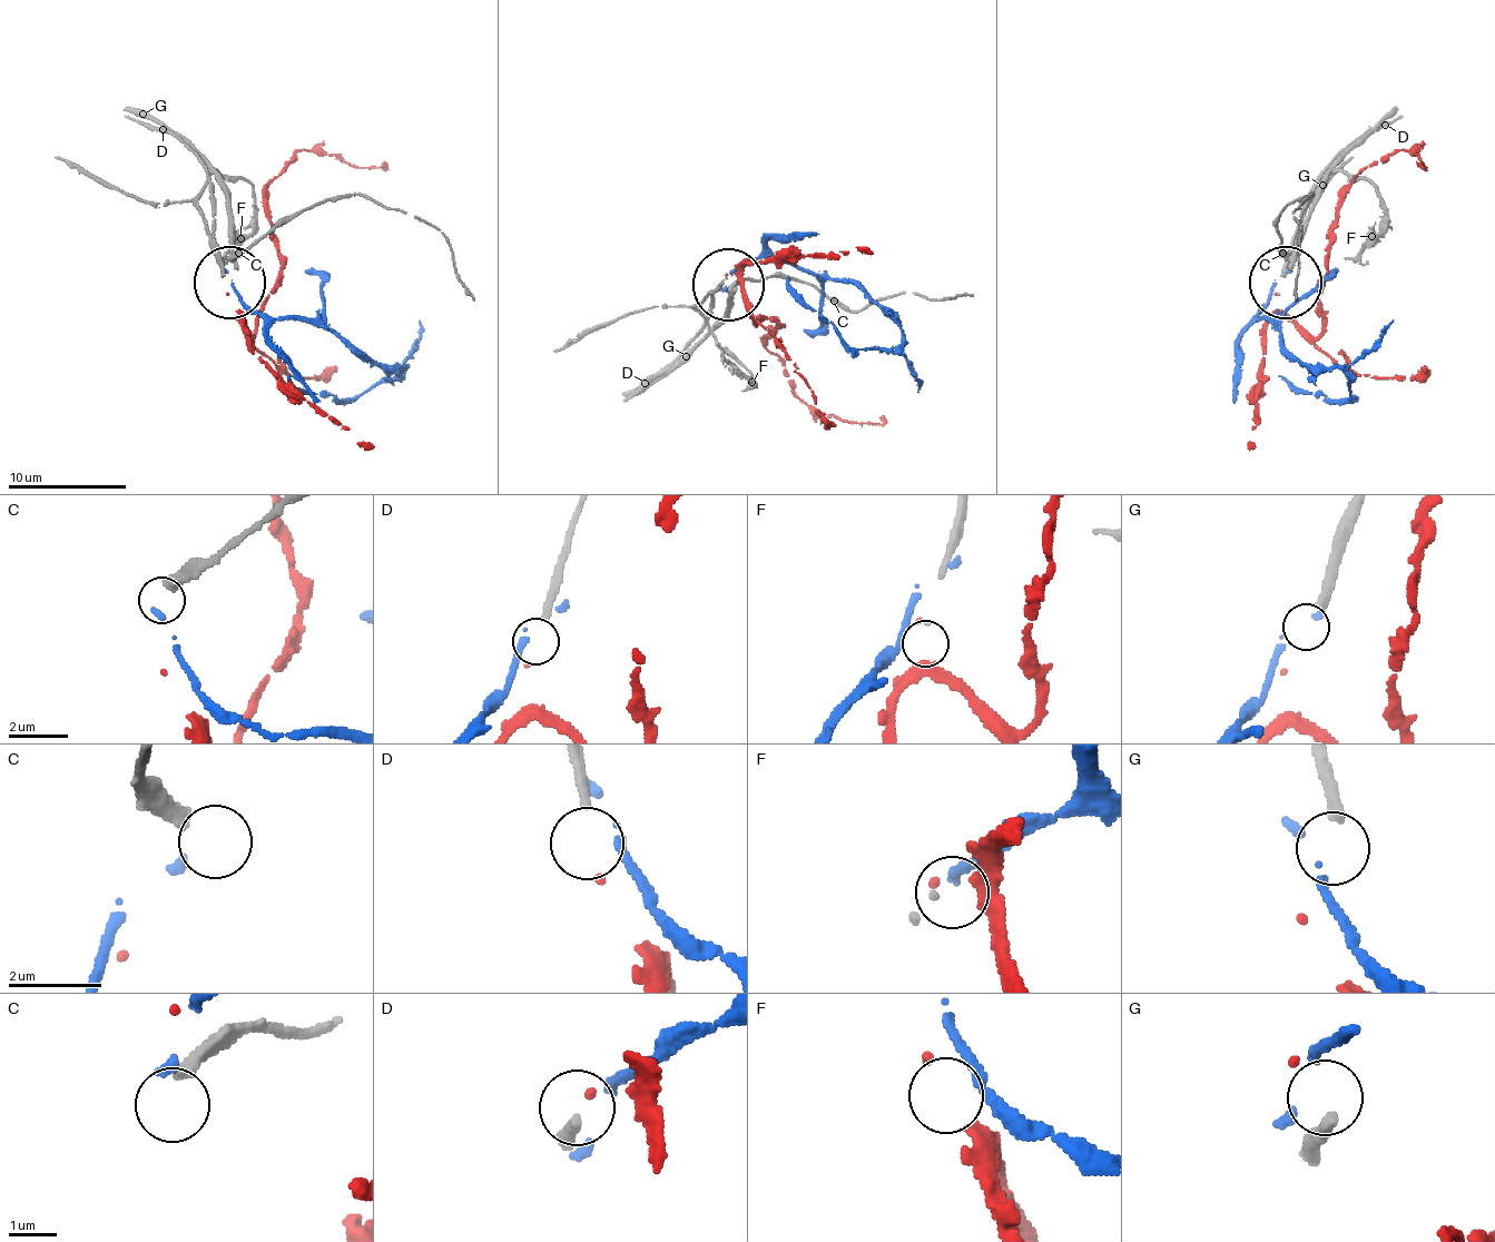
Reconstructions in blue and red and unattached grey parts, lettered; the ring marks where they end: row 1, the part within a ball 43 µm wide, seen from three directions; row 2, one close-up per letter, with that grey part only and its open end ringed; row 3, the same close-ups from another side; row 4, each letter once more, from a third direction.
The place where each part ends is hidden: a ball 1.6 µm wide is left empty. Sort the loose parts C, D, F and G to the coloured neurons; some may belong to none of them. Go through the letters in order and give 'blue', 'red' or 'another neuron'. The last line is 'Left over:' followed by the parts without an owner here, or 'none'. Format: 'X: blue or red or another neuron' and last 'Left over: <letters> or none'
C: another neuron
D: red
F: another neuron
G: another neuron
Left over: C, F, G

